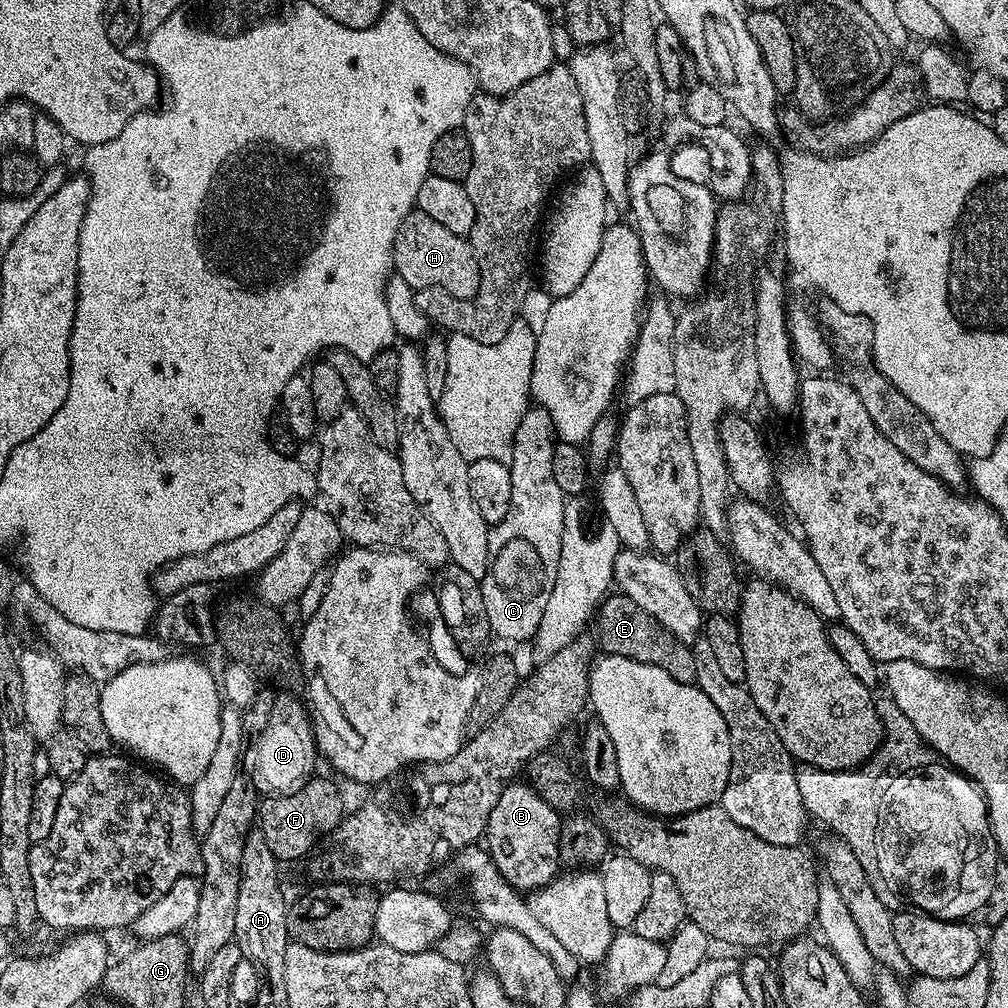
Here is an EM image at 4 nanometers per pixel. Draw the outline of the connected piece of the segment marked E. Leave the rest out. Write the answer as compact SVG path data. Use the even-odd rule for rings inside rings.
M609 594L600 602L594 617L594 639L601 649L609 656L630 658L634 662L646 662L650 666L658 666L658 670L666 670L670 678L683 684L695 684L694 654L691 647L684 644L662 622L650 618L642 606L634 606L630 598L623 594ZM616 595L616 596L615 596Z

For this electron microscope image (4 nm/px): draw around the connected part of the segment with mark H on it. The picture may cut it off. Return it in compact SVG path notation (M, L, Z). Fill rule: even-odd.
M419 210L406 214L402 226L398 226L392 247L392 267L395 275L401 276L412 289L441 287L455 300L471 300L480 288L478 258L471 244Z

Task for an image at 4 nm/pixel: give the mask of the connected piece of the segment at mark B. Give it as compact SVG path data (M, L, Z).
M512 782L505 786L498 802L494 802L494 810L490 810L486 829L486 847L488 856L498 868L498 874L502 874L502 878L511 888L521 894L527 894L555 880L561 871L562 816L532 789L531 784L516 783Z

